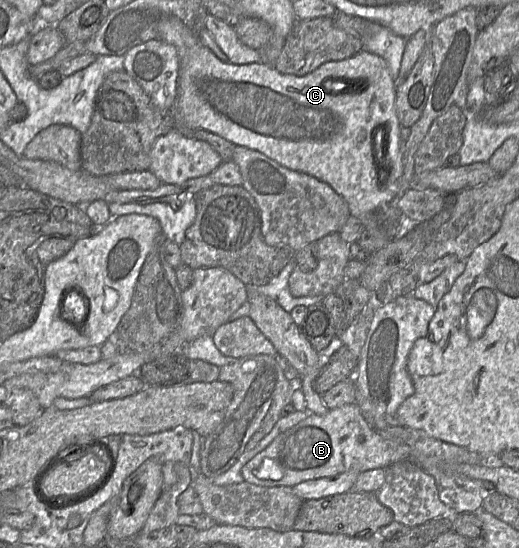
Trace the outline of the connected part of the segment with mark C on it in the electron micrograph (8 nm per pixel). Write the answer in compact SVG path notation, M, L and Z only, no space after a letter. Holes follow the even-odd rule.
M165 16L160 19L158 23L158 38L173 45L178 52L177 109L180 119L186 126L217 134L234 145L244 146L261 152L284 167L311 175L327 183L346 201L351 215L357 218L370 216L370 214L380 211L382 207L386 207L394 200L398 193L400 178L404 170L400 139L401 124L396 112L395 80L390 73L387 62L382 57L366 50L361 50L354 56L344 60L326 62L304 76L295 76L281 74L273 66L262 62L244 65L222 62L209 48L200 42L198 34L193 33L181 19L175 16ZM377 157L387 160L388 166L393 166L395 180L392 184L391 180L383 180L382 175L380 175L380 169L377 166Z

